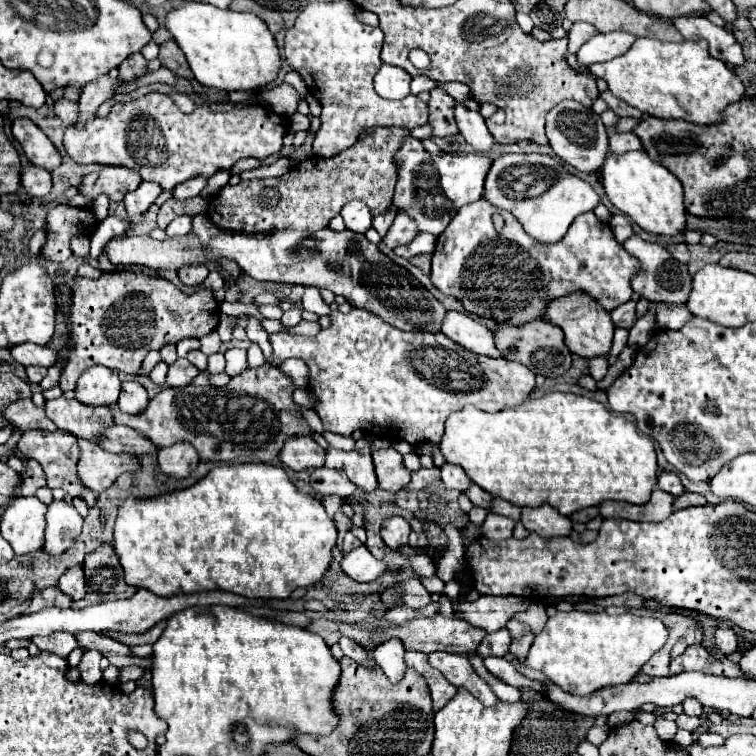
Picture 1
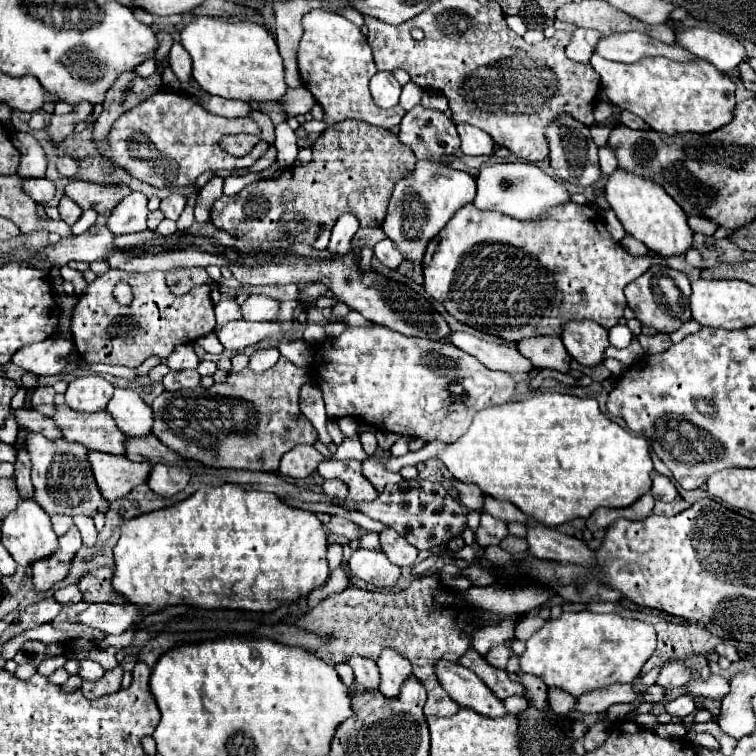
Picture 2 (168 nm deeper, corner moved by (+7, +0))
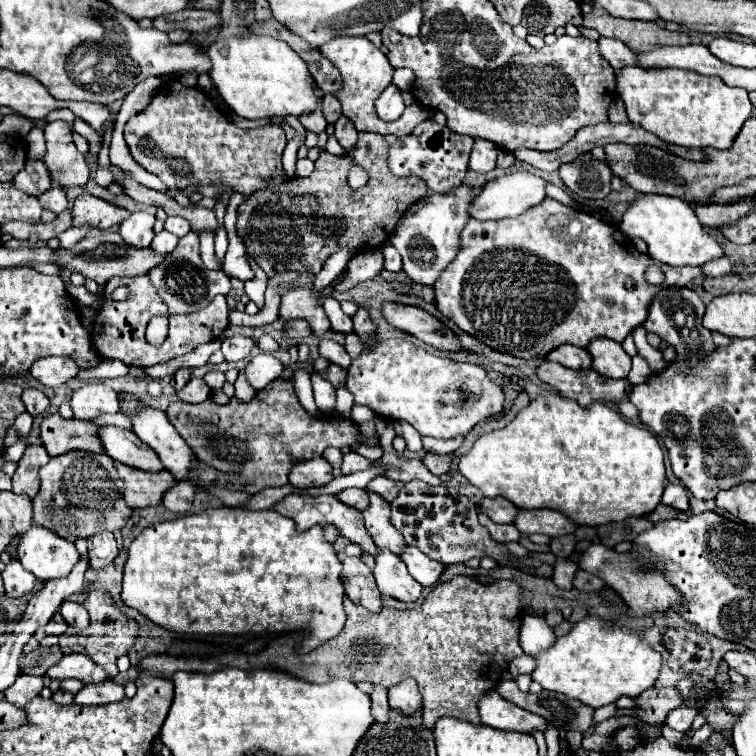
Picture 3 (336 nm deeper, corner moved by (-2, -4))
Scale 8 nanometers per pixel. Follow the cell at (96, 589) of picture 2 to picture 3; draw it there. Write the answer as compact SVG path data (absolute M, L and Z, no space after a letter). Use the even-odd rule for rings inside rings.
M92 590L84 608L90 614L90 626L80 632L82 636L138 636L138 624L124 616L102 590Z

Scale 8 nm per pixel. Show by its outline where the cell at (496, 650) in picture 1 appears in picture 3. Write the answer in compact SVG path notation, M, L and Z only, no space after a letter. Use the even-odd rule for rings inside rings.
M522 654L510 662L508 672L512 674L512 678L518 678L520 674L532 674L534 668L536 668L536 658L530 654Z

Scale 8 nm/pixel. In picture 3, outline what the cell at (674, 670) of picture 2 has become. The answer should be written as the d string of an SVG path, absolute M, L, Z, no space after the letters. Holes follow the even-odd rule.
M650 688L636 698L636 718L648 726L662 726L670 710L682 706L682 698L676 688Z

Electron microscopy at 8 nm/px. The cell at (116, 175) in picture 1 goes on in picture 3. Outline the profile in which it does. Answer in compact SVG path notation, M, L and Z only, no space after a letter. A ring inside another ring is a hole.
M82 194L76 198L74 208L72 208L72 226L84 226L88 224L90 228L98 230L108 230L120 222L124 222L130 216L130 212L100 200L90 194Z

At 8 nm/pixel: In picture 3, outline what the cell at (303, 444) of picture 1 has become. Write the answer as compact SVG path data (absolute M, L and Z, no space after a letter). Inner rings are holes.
M318 456L306 462L298 462L288 478L294 488L320 488L326 486L334 476L332 466L322 456Z

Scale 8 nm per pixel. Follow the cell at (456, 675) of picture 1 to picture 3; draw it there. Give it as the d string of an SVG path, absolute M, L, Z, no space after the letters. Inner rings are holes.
M496 690L486 692L480 700L480 716L482 724L498 730L514 730L532 734L534 730L546 732L548 724L544 718L518 708L512 702L506 702Z

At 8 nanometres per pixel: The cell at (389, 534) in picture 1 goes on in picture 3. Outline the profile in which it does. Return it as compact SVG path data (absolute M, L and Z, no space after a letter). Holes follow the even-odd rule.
M408 546L402 554L402 560L408 566L408 572L414 580L418 580L422 586L436 586L440 582L442 572L446 570L446 564L436 562L432 558L428 558L426 554L422 554L420 550L416 550L414 546Z

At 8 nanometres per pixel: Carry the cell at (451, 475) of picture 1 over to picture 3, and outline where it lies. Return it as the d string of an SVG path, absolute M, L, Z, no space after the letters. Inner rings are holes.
M484 498L480 508L492 522L498 524L514 524L518 516L518 508L504 498Z

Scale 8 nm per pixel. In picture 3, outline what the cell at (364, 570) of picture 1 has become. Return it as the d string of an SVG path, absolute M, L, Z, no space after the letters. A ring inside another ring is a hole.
M380 550L376 554L374 578L380 592L396 600L412 604L422 596L422 586L408 574L408 568L400 556L392 554L390 550Z

